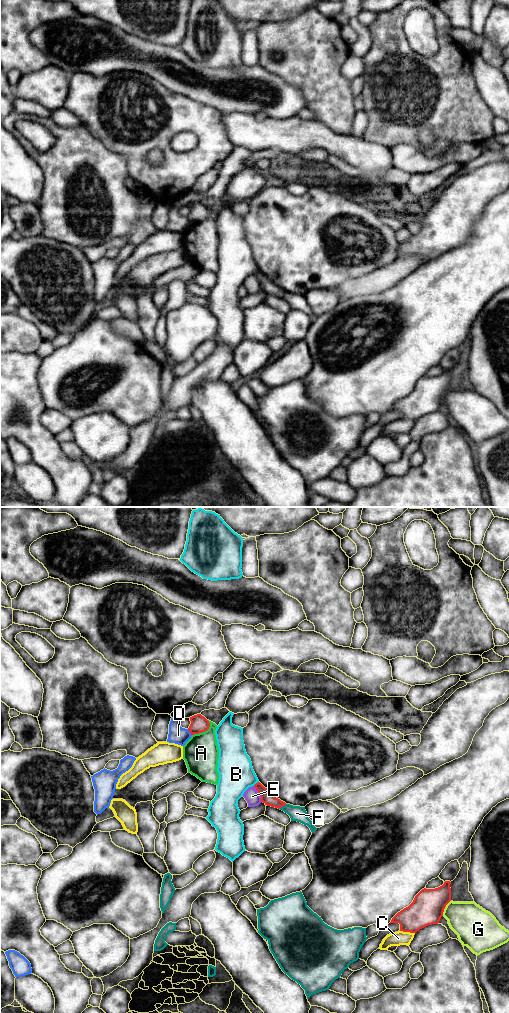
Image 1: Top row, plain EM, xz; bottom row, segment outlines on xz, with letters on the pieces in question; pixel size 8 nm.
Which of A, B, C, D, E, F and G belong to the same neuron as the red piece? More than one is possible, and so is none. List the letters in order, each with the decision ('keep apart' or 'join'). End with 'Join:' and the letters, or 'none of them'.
A: keep apart
B: keep apart
C: keep apart
D: keep apart
E: keep apart
F: keep apart
G: keep apart
Join: none of them

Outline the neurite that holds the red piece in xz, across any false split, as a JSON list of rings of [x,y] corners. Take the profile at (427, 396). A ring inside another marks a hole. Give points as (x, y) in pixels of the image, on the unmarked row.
[[[450,369],[435,377],[422,377],[413,390],[398,400],[390,411],[399,411],[400,419],[416,421],[420,417],[438,412],[446,393],[451,389]]]

